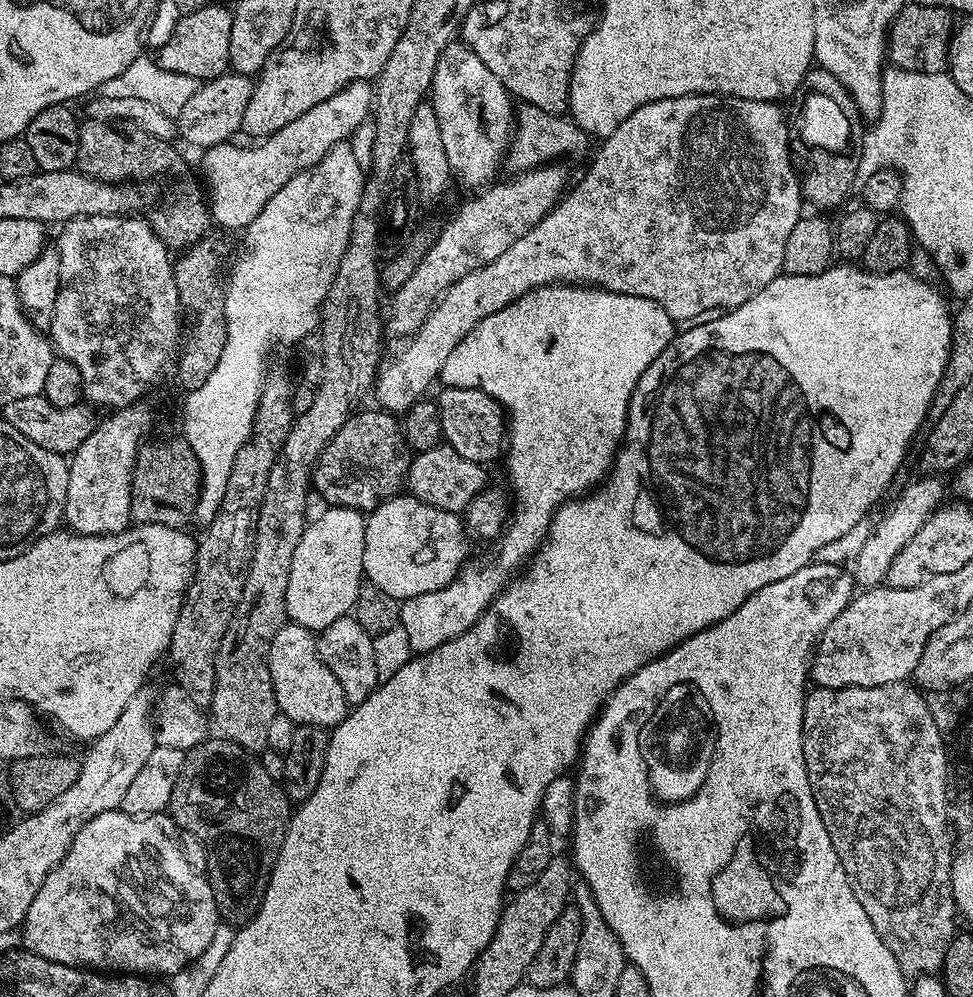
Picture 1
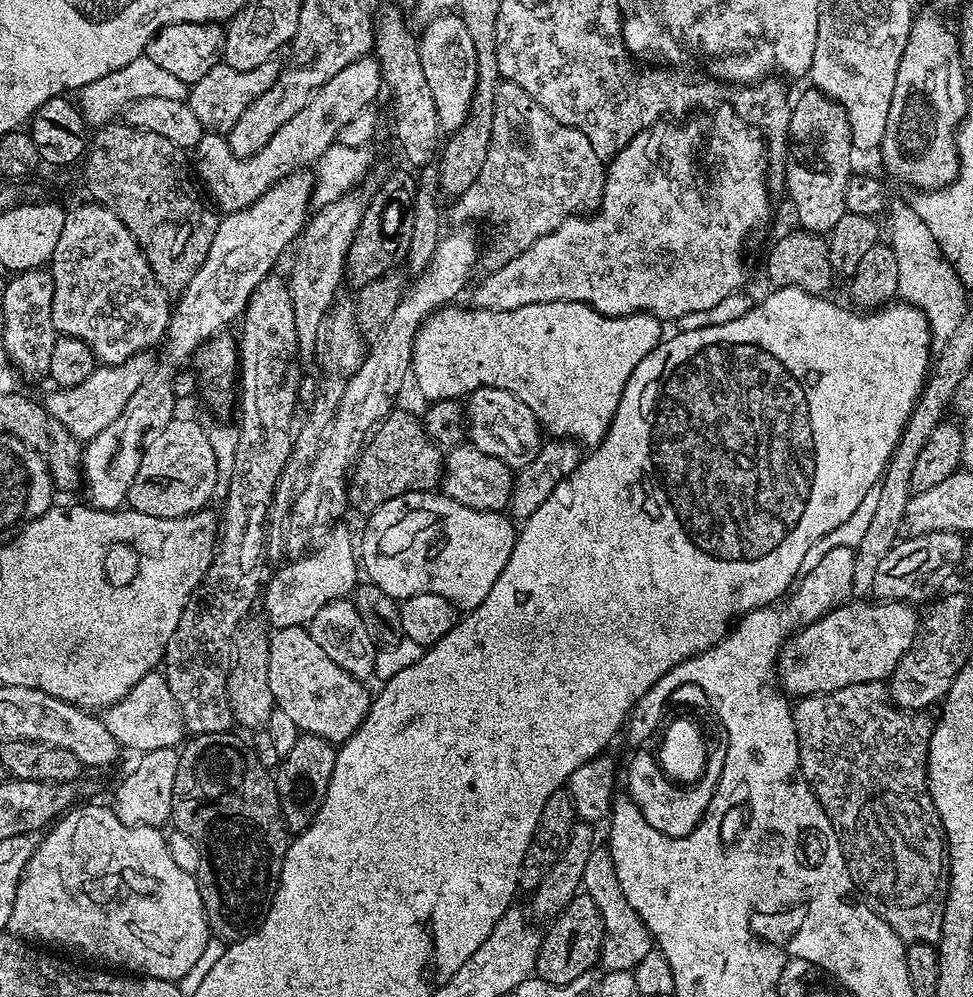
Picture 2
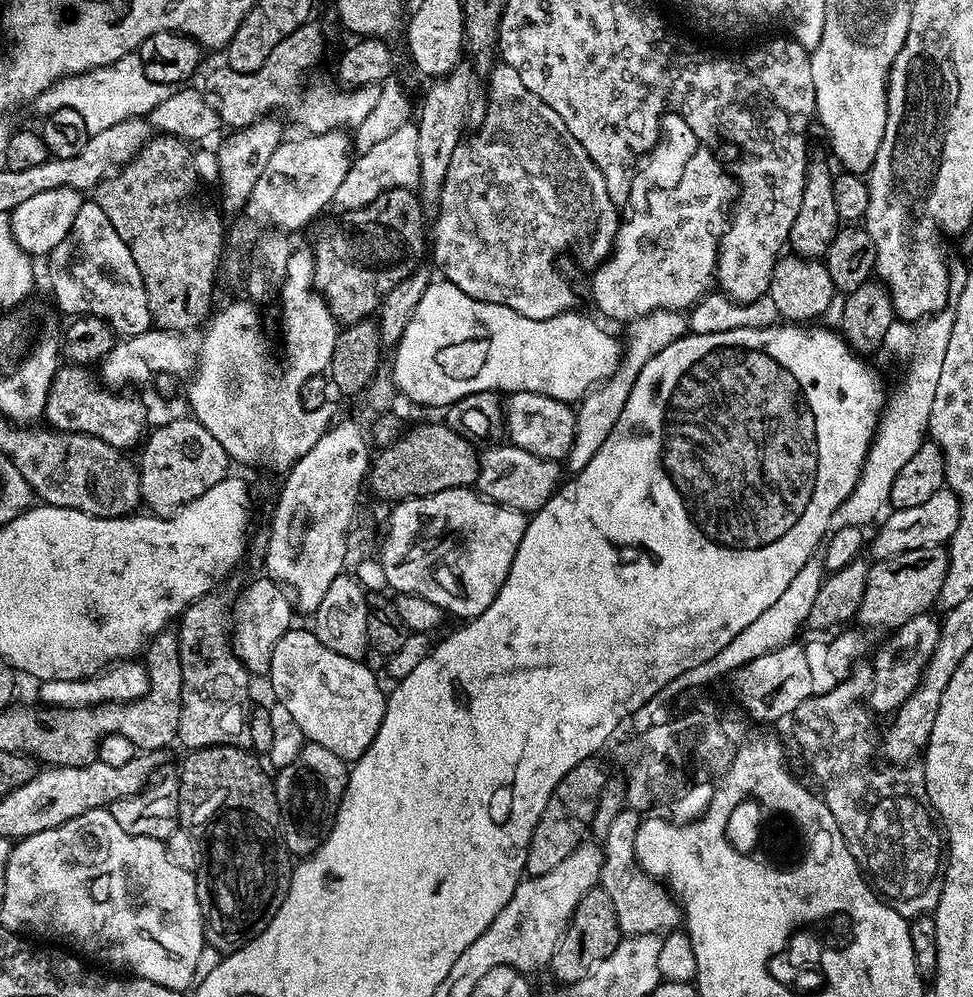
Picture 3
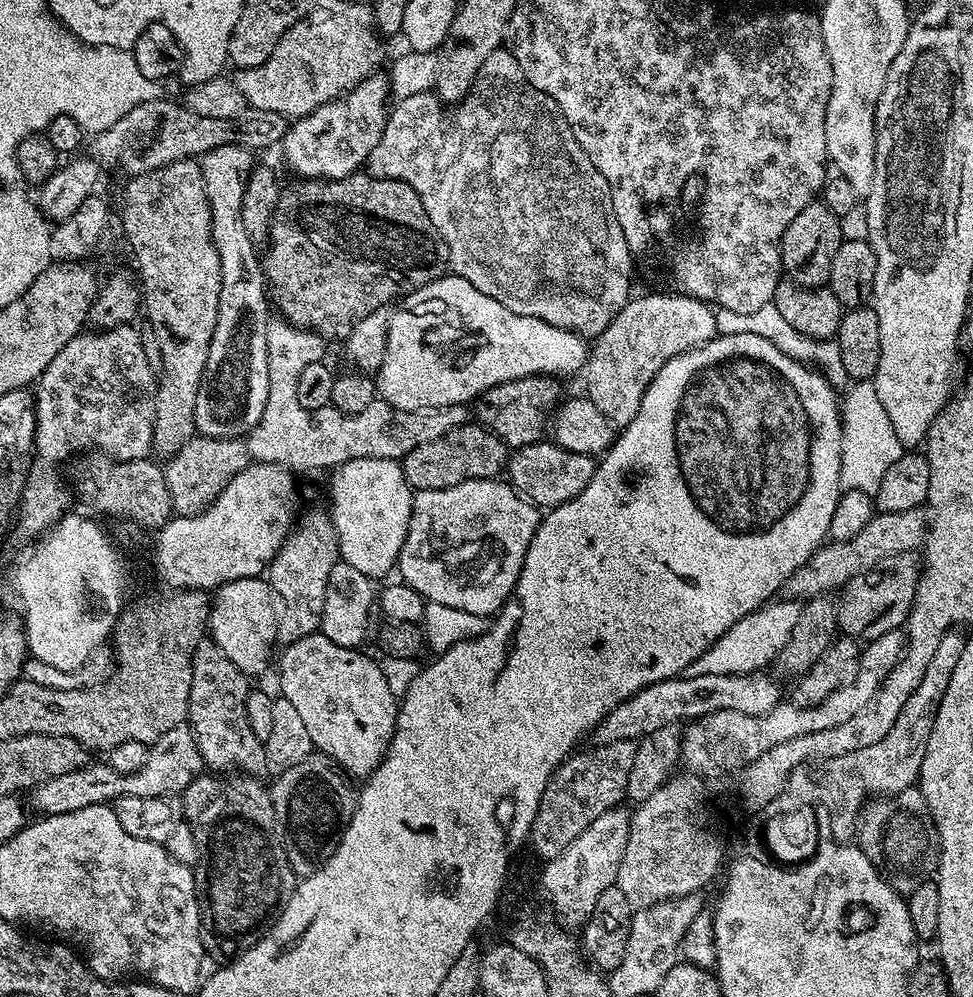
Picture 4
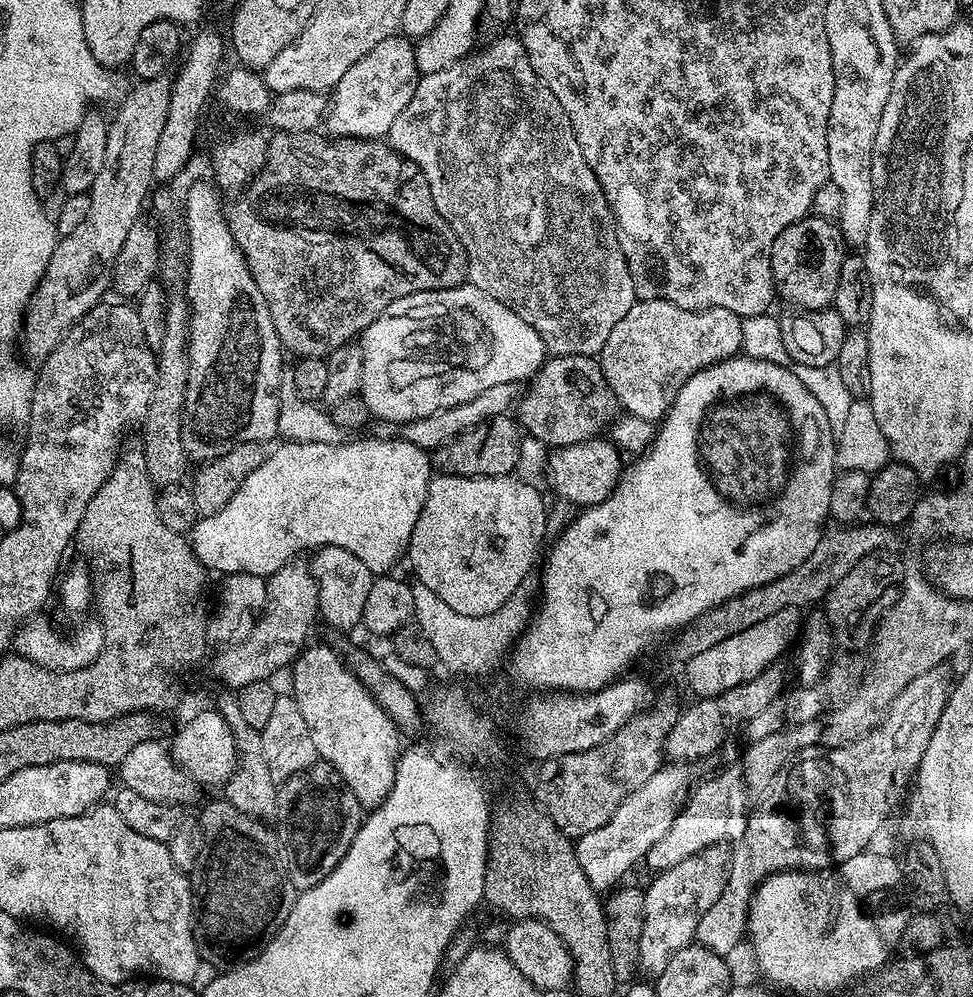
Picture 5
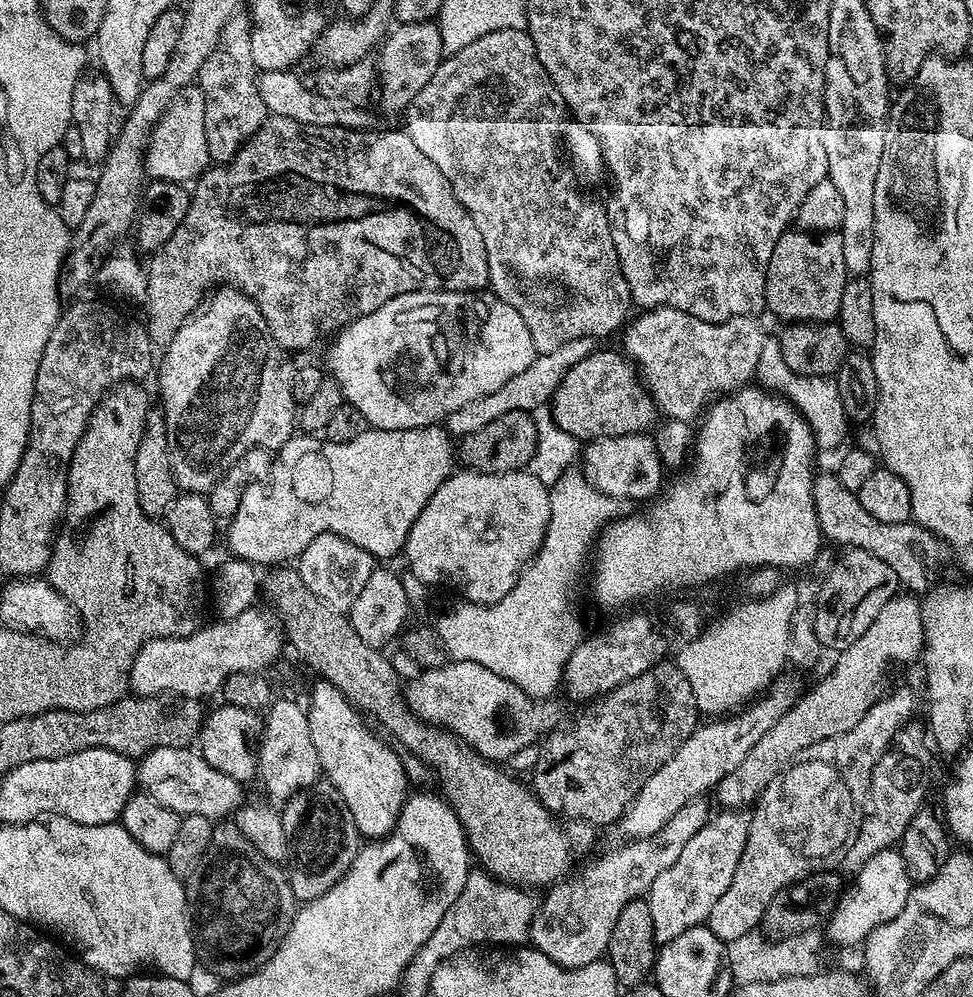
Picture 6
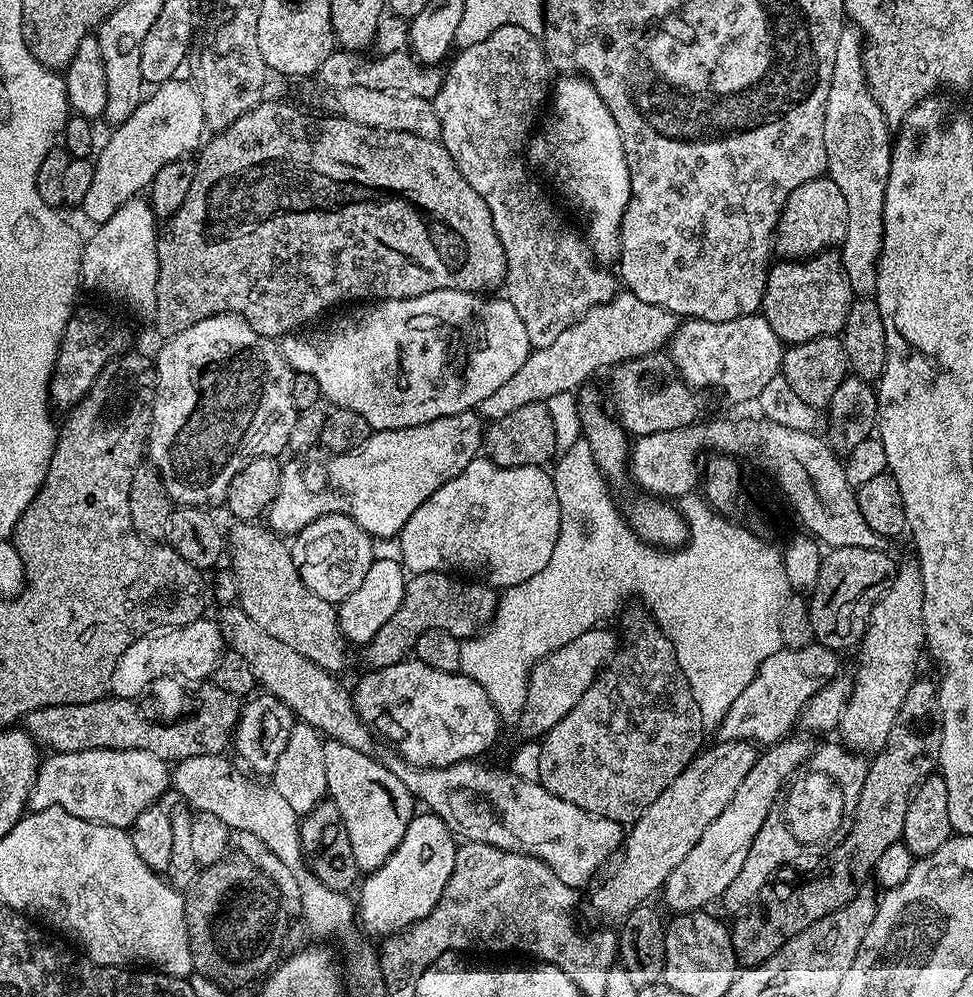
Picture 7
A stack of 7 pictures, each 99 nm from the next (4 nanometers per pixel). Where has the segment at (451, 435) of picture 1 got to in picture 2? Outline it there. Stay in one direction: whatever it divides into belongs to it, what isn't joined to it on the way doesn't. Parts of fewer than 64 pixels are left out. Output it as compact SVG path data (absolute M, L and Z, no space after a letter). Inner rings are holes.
M474 389L466 400L466 424L469 429L472 427L472 447L494 458L502 458L514 470L528 465L540 452L542 425L534 410L530 410L530 406L526 406L526 402L522 402L522 398L518 398L510 390Z

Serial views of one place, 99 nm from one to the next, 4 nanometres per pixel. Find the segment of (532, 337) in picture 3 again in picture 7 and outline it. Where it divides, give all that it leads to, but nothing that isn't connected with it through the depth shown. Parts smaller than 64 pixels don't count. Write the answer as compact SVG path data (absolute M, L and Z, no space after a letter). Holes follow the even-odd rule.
M434 290L430 294L422 294L409 300L368 302L357 307L360 308L357 312L352 312L349 316L334 321L329 328L320 328L317 332L297 330L289 332L287 336L279 337L280 353L286 358L293 373L310 374L314 378L314 382L318 382L321 397L325 401L329 400L329 405L354 410L354 414L362 414L362 418L366 418L366 422L374 430L398 430L410 426L422 426L426 422L434 422L434 418L446 418L450 414L473 411L483 400L490 398L490 394L494 394L494 390L501 388L522 367L522 362L526 362L530 351L526 327L523 326L517 311L507 298L492 299L496 298L488 294L463 292L462 290Z

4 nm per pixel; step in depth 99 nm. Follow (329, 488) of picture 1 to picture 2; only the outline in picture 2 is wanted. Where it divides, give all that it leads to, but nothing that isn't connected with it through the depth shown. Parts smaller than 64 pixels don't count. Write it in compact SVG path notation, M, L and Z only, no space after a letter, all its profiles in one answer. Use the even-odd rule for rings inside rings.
M393 410L372 434L372 439L364 448L364 453L356 461L350 476L350 496L365 508L365 513L375 512L378 506L390 502L390 498L398 498L407 492L431 492L442 480L442 449L436 441L426 434L421 417L411 416L408 412Z

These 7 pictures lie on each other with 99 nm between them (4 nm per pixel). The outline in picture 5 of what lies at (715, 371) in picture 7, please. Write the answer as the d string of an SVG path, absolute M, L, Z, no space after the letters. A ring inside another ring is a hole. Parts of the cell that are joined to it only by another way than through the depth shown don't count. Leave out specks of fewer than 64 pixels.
M662 299L636 301L626 316L613 327L598 355L600 369L616 396L619 407L629 415L646 418L652 423L662 420L682 385L694 373L718 361L728 360L741 351L742 321L732 310L721 307L692 311Z

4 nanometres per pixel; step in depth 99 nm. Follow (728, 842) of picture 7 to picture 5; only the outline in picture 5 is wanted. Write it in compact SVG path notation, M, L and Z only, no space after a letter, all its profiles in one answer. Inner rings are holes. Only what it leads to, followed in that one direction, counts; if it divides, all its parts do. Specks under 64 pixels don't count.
M715 844L651 877L652 885L644 888L642 938L638 942L638 968L648 978L660 976L670 958L695 941L702 914L706 914L706 910L718 902L718 894L722 894L724 879L728 876L729 855L725 845Z

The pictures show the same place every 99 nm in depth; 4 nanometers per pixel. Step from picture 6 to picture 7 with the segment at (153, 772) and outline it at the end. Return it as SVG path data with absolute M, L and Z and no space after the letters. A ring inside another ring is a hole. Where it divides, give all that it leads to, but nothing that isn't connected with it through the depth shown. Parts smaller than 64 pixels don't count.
M227 755L199 756L186 758L175 765L170 776L171 787L180 795L181 801L196 812L214 814L214 818L222 818L230 830L258 834L268 842L270 850L294 870L294 879L298 882L298 890L302 890L303 915L309 933L321 936L324 940L344 940L352 932L352 923L358 920L358 908L348 892L330 890L330 886L322 886L308 865L304 863L304 855L300 849L301 817L271 787L259 788L255 779L247 780L242 773L227 760Z

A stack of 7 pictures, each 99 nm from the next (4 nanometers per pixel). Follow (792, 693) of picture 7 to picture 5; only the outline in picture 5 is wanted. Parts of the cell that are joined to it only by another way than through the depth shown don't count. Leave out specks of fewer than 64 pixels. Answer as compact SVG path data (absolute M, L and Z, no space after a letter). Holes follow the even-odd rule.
M684 762L665 763L653 776L646 778L646 782L642 782L642 786L634 790L634 794L620 803L618 810L614 810L605 824L575 841L580 869L587 874L590 886L597 893L604 894L615 889L623 881L620 879L639 860L641 863L647 857L650 846L654 846L654 842L658 842L658 838L662 838L662 834L670 830L690 788L688 768L689 765Z

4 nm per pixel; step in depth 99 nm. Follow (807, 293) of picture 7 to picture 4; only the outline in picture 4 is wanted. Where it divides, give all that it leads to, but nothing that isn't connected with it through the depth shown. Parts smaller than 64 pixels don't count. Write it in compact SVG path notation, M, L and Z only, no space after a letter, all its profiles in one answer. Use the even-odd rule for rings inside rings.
M823 202L805 206L798 218L786 226L780 239L780 267L783 275L802 288L811 290L825 287L830 278L830 262L834 254L838 254L840 241L846 236L846 232L840 229L840 224L841 217L835 216Z

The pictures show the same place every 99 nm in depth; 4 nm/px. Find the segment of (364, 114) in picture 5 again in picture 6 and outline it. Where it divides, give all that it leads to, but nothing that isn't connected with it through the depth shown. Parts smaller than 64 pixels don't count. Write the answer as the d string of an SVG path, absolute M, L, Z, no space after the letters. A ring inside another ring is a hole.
M432 22L400 24L393 27L379 45L379 52L378 88L384 91L380 96L380 104L388 112L400 113L411 104L418 90L422 90L422 86L426 86L430 78L434 78L434 70L438 70L445 55L440 29Z

